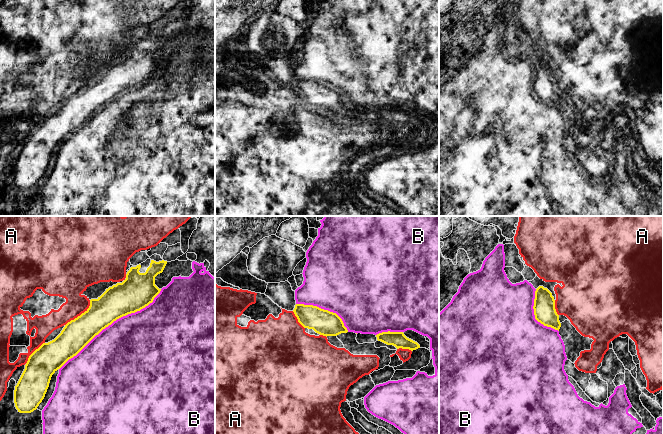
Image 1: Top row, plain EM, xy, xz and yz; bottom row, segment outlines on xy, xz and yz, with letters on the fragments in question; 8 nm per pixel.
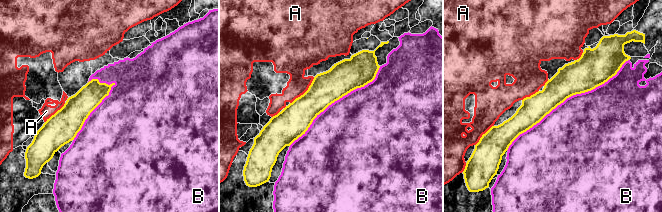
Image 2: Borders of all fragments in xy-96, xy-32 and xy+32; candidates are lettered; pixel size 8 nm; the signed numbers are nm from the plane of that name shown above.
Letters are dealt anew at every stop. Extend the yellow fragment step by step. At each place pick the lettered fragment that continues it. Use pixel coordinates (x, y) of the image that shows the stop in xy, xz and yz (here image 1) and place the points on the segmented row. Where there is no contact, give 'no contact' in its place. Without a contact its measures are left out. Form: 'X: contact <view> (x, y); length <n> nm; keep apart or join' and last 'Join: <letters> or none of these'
A: contact xy (81, 314); length 300 nm; keep apart
B: contact xy (111, 323); length 1050 nm; keep apart
Join: none of these

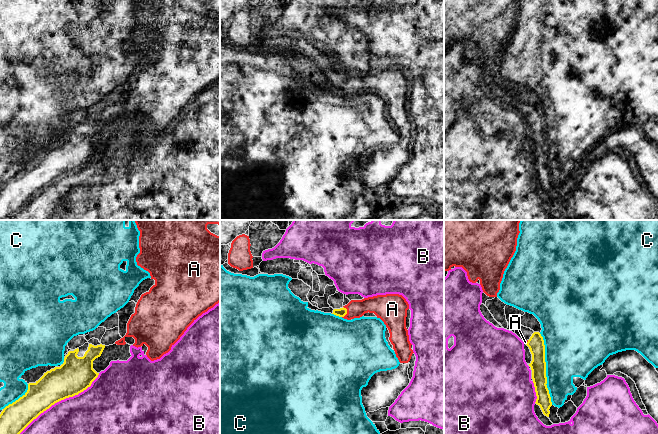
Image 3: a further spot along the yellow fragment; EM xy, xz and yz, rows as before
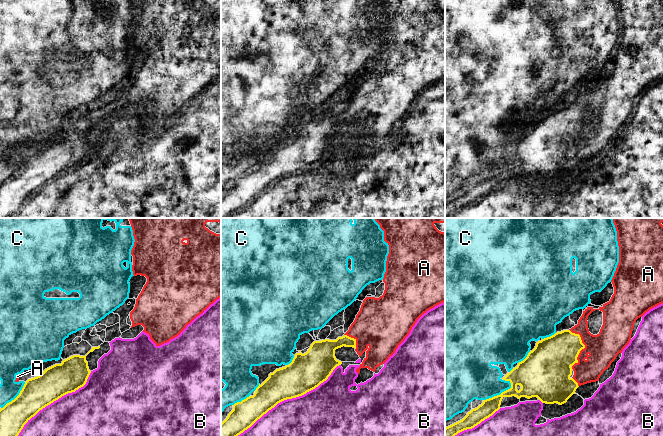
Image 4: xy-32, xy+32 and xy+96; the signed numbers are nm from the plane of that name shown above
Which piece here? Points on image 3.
A: contact xz (346, 312); length 100 nm; join
B: contact xy (60, 400); length 800 nm; keep apart
C: contact yz (545, 369); length 600 nm; keep apart
Join: A

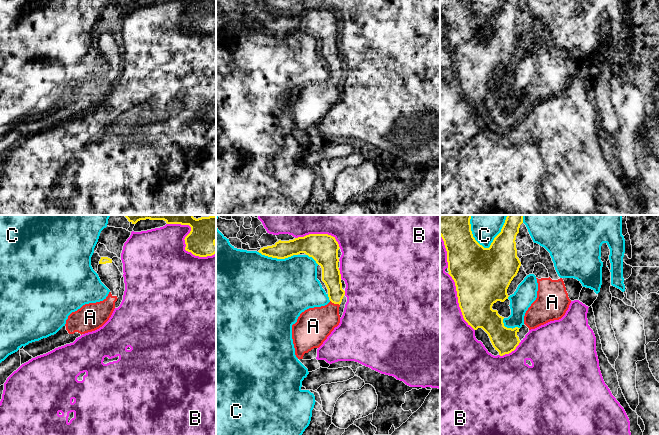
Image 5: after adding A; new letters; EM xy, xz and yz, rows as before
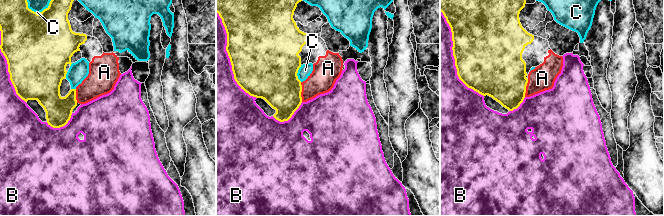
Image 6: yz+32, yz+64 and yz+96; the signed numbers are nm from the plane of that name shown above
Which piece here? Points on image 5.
A: contact xz (335, 303); length 90 nm; join
B: contact xy (185, 242); length 460 nm; keep apart
C: contact yz (494, 239); length 340 nm; keep apart
Join: A

